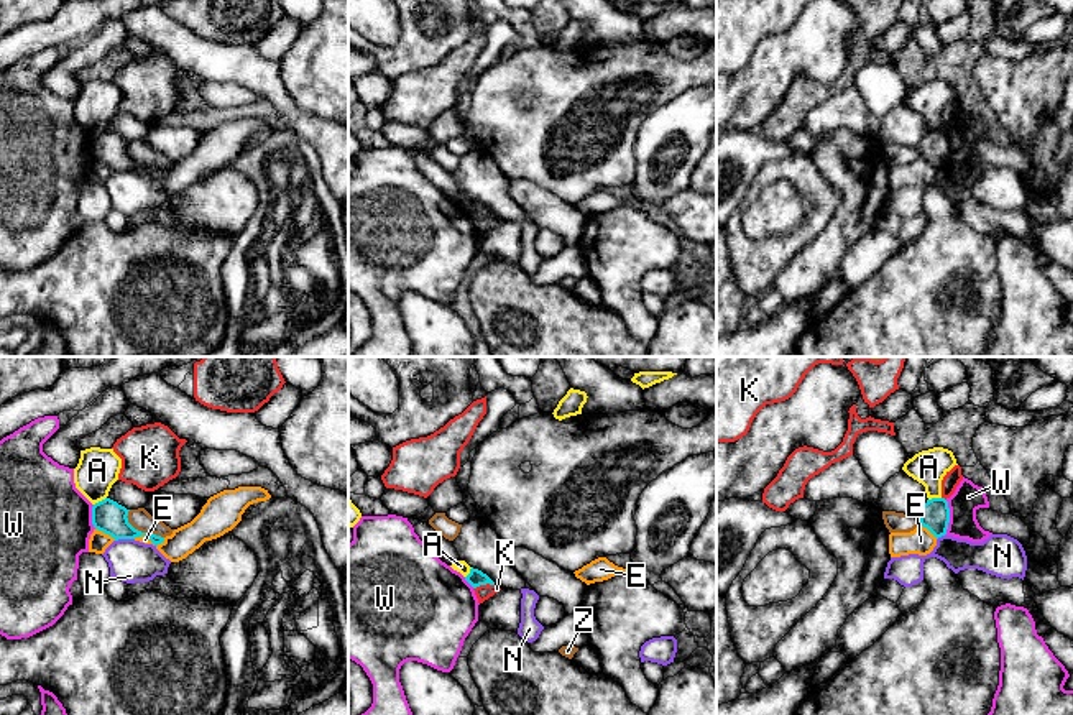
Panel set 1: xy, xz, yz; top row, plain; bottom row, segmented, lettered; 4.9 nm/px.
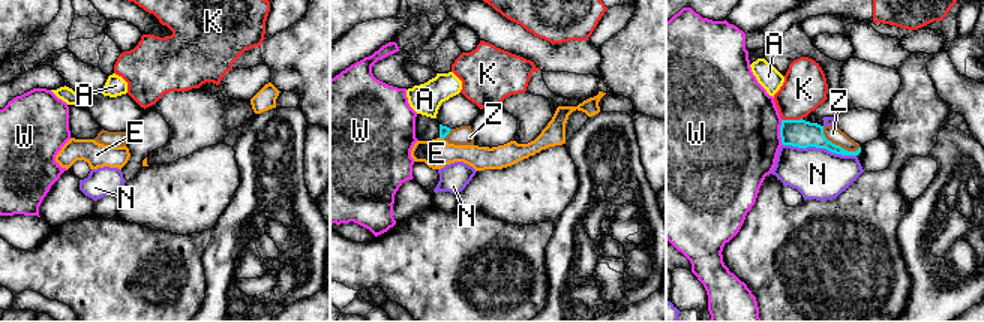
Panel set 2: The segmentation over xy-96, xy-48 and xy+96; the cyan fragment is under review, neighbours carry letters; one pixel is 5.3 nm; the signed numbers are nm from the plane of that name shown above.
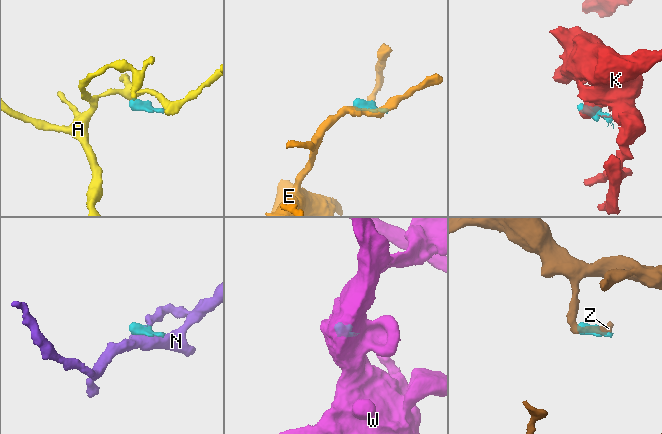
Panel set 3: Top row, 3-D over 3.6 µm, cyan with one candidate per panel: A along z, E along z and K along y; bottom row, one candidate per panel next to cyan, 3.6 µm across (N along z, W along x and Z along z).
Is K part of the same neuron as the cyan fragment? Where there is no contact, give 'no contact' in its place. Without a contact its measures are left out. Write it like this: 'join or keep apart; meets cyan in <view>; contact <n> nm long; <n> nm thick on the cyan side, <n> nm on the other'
keep apart; meets cyan in xz; contact 110 nm long; 80 nm thick on the cyan side, 80 nm on the other

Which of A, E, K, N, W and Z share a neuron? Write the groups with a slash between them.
A / E / K / N / W / Z

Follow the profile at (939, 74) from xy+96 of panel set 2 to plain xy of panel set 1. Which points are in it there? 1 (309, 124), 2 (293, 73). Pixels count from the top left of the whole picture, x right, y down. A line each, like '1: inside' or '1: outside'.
1: inside
2: outside

